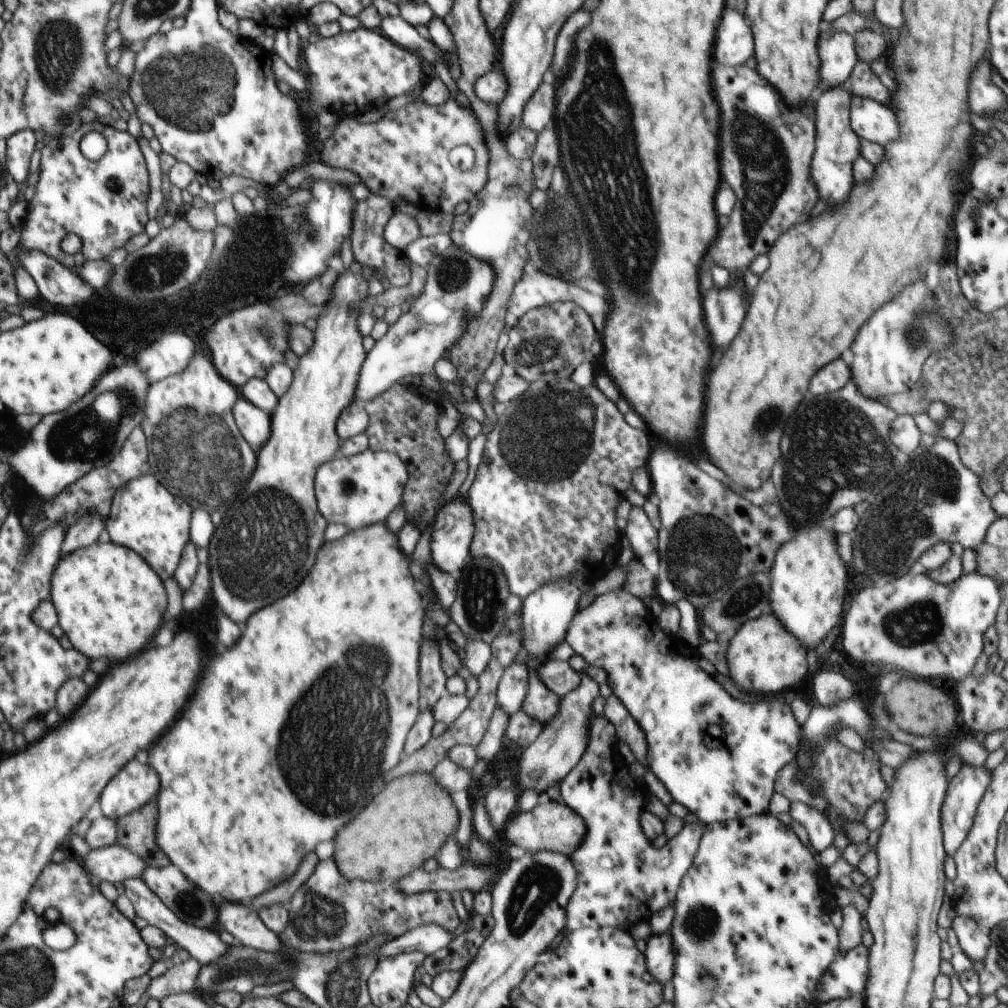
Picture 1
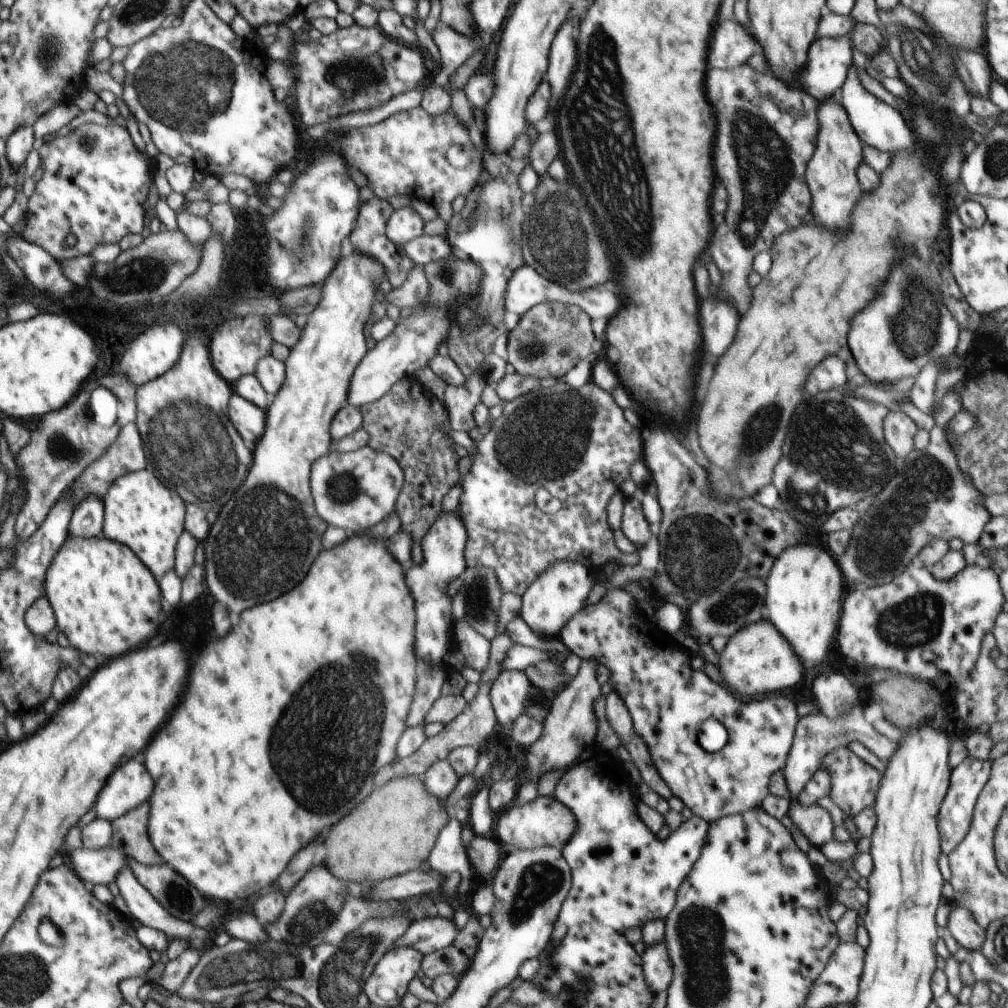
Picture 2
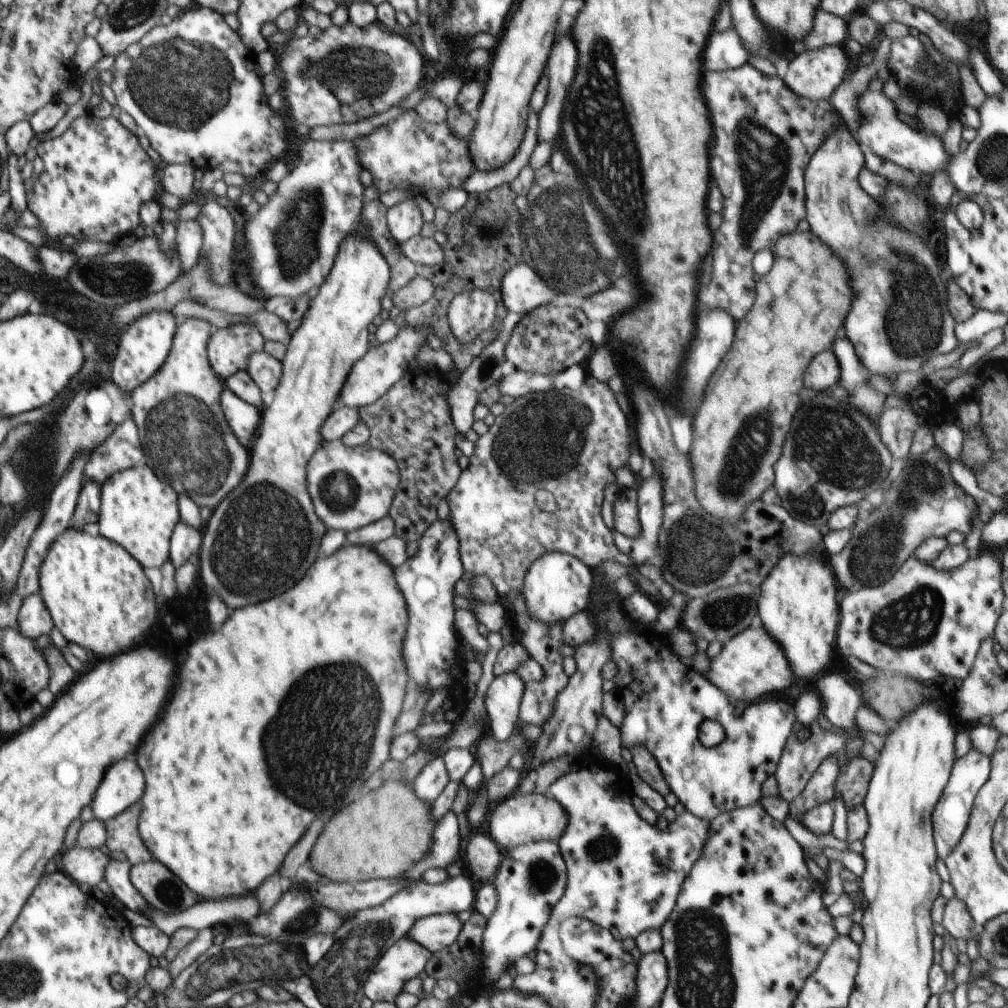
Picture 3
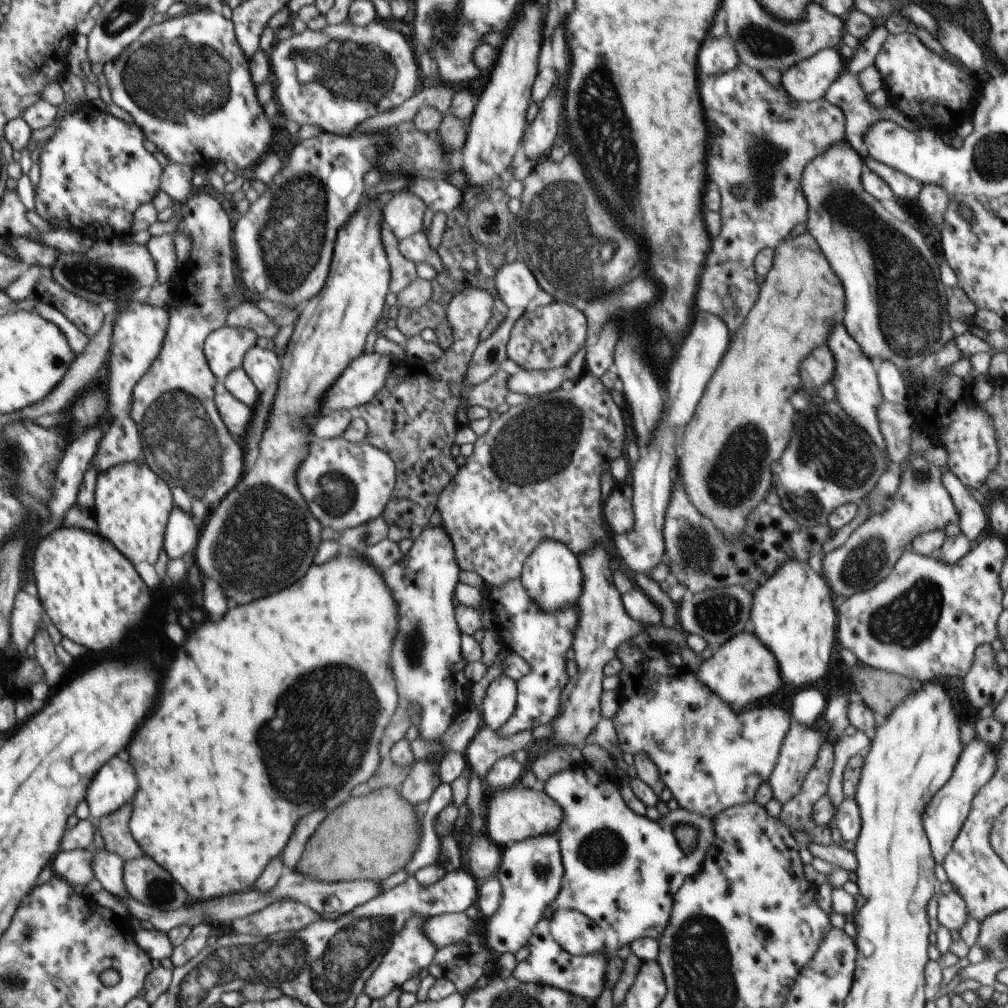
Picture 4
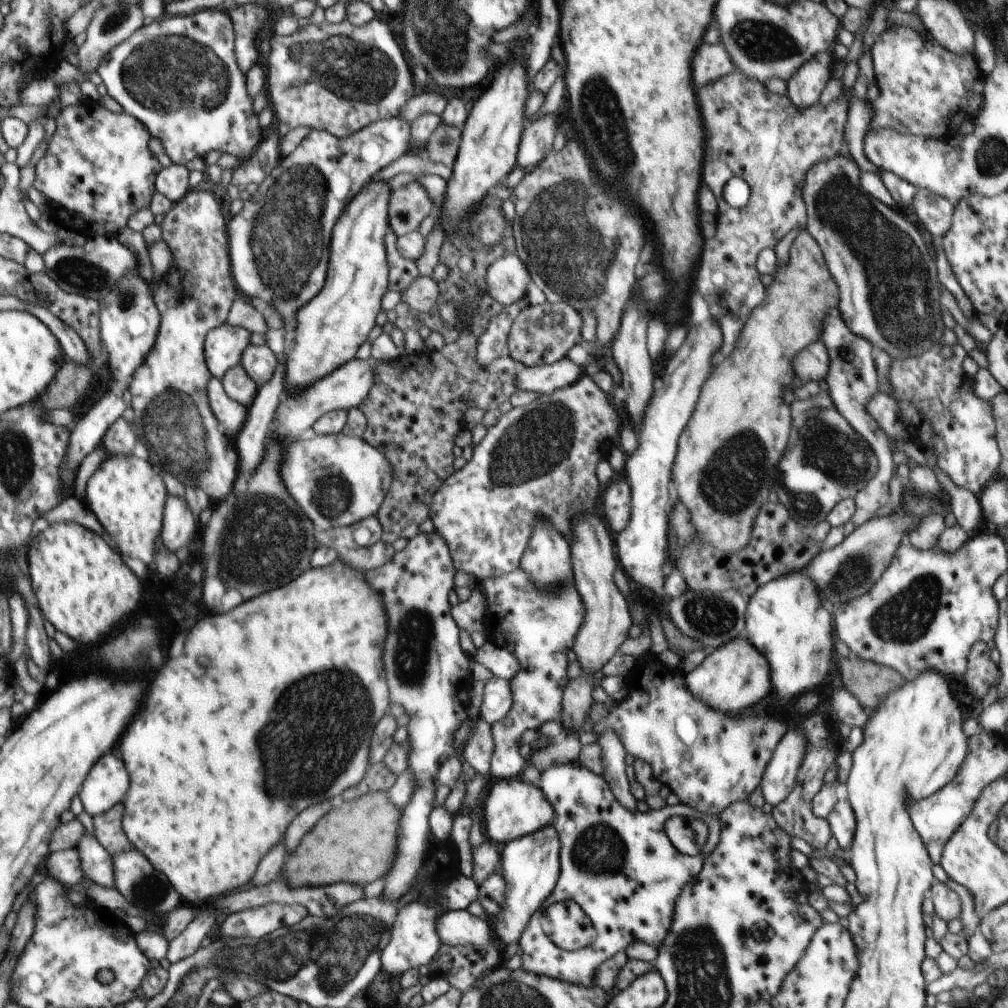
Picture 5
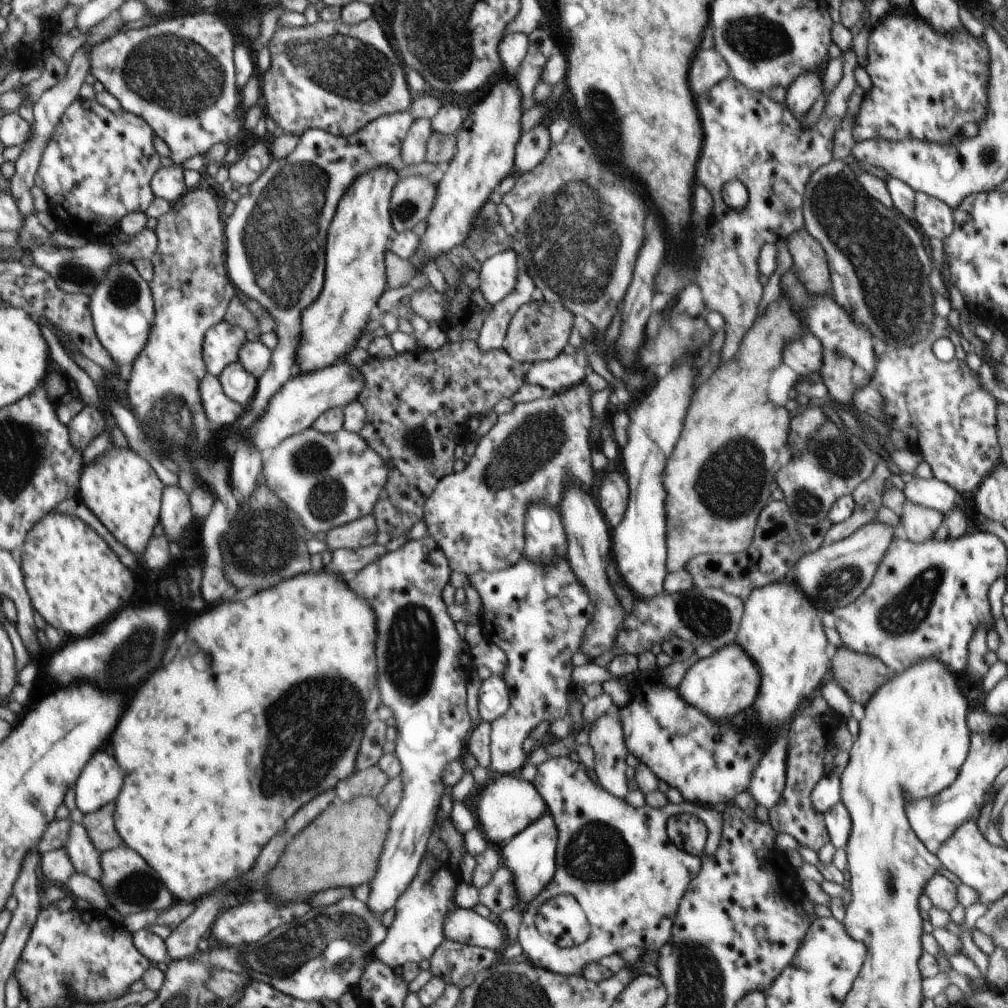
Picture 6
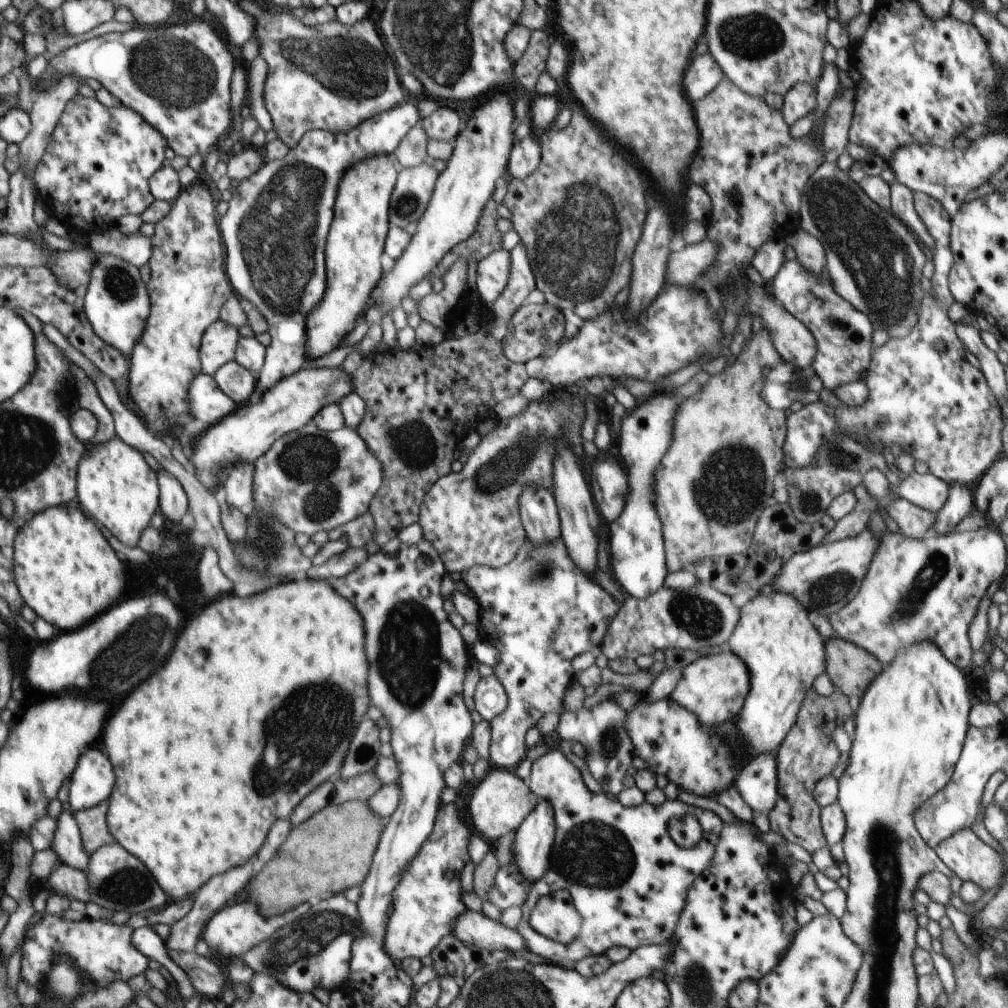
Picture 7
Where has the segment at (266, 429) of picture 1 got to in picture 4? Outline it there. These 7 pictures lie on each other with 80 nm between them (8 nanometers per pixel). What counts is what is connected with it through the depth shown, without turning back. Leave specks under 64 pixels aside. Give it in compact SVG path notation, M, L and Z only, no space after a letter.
M219 381L214 384L214 403L230 435L236 442L242 443L242 436L246 436L246 430L252 422L253 408L236 400L226 390L224 383Z

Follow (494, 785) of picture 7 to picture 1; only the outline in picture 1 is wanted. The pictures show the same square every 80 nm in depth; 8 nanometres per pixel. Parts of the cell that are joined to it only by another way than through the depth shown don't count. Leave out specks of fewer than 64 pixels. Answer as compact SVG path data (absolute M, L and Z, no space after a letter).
M554 801L538 804L530 812L517 810L508 820L502 834L503 838L512 842L512 845L520 846L527 852L548 850L570 856L572 852L576 852L576 846L582 844L586 836L586 824L574 810L566 806L566 803Z

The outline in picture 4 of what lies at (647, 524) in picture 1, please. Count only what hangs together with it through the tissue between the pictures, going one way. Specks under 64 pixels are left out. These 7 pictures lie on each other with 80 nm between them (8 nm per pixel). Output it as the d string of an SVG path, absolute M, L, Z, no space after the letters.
M629 481L617 484L602 508L613 533L627 534L634 529L633 489Z

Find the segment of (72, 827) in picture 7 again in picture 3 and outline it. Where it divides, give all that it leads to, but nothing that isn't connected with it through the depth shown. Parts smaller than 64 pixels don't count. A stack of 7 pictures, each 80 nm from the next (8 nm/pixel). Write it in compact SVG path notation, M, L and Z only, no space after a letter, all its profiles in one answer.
M110 858L104 870L104 881L110 886L113 896L120 900L125 908L142 915L142 912L146 912L150 905L144 900L144 896L132 886L130 868L131 865L128 862Z

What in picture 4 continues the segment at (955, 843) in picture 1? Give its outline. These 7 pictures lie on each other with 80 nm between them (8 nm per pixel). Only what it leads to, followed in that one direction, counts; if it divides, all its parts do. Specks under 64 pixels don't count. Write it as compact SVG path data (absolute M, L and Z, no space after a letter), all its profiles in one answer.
M974 738L964 750L956 764L952 778L948 783L933 797L933 800L926 806L922 814L922 828L924 834L928 836L930 848L935 864L942 865L944 856L952 848L952 842L960 833L960 828L966 822L966 818L971 810L971 805L976 794L988 784L992 776L996 774L998 768L998 752L992 746L988 746L984 740Z

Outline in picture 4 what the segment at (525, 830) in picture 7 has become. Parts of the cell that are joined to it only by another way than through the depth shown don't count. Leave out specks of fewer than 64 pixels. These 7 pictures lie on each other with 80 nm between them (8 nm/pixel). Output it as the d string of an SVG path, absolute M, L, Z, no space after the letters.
M542 834L502 849L500 867L495 873L502 888L502 901L496 913L482 926L487 948L496 957L505 953L525 953L533 931L544 917L546 908L558 897L564 866L556 834Z

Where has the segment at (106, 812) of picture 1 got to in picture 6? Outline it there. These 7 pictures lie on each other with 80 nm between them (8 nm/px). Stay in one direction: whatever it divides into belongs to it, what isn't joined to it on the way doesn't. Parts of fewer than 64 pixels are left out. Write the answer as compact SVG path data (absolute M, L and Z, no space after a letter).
M98 752L76 782L76 804L83 813L95 813L115 801L122 790L122 770L112 754Z

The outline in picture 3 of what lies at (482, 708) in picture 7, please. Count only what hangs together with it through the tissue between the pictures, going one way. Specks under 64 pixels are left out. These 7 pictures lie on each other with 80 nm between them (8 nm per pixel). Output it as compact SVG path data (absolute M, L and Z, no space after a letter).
M514 671L494 678L488 686L484 699L487 731L499 742L508 740L515 730L524 684Z

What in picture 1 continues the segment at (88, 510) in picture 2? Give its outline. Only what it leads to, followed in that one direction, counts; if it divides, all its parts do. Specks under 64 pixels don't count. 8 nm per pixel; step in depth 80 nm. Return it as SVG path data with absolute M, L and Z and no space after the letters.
M84 514L78 518L76 524L67 529L66 537L63 542L62 556L91 546L105 536L105 519L100 514Z

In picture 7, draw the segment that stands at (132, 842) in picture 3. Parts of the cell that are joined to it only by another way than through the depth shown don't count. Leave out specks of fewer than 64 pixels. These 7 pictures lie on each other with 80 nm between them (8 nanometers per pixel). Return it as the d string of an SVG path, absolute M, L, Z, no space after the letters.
M108 800L101 802L92 809L75 811L74 816L81 832L82 842L86 852L92 854L101 846L112 844L112 836L107 823Z

